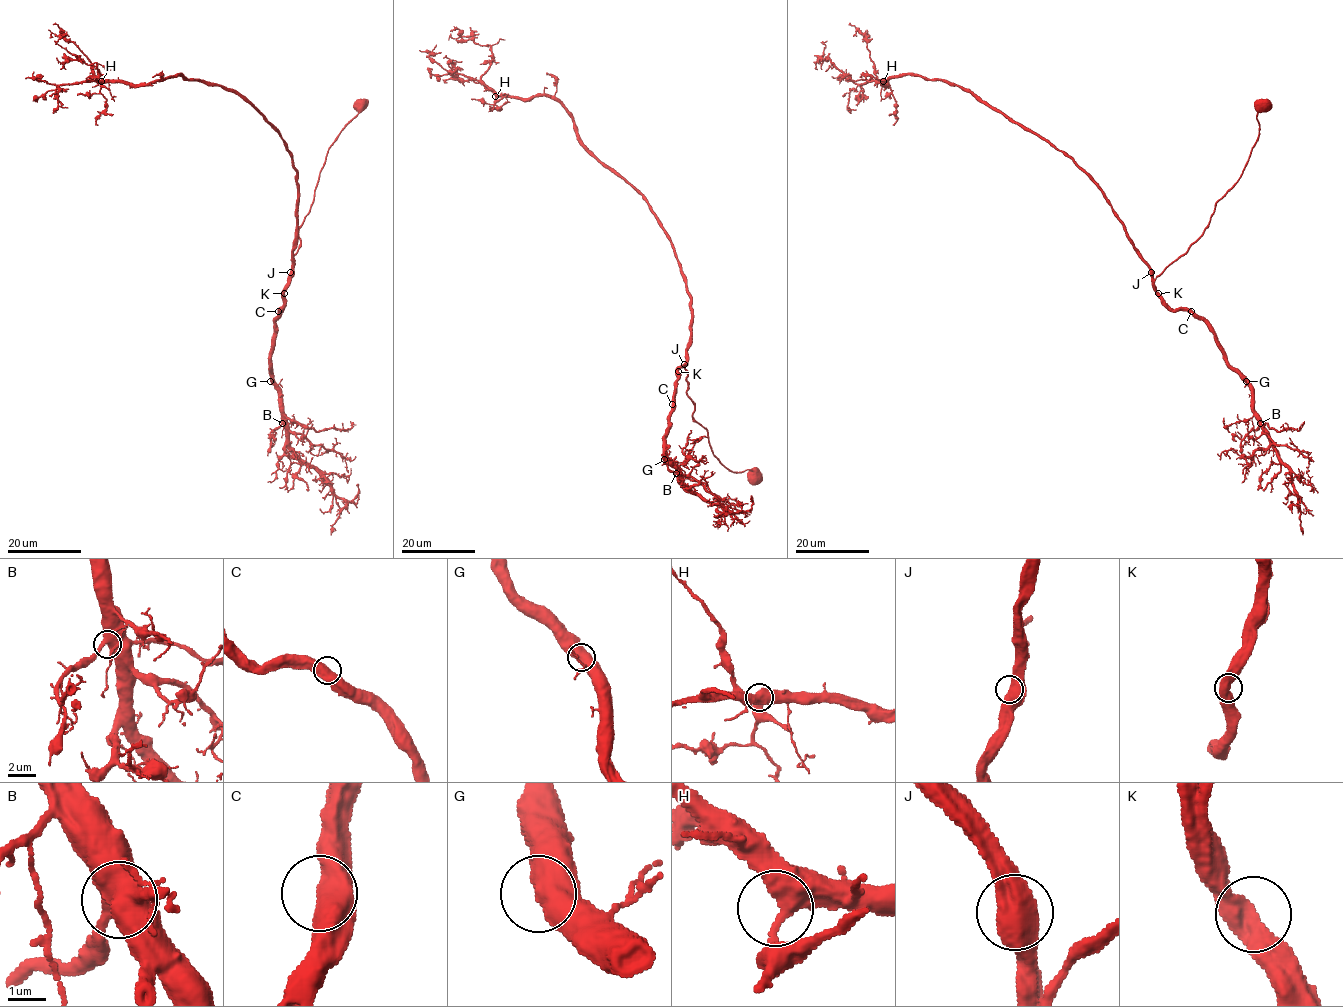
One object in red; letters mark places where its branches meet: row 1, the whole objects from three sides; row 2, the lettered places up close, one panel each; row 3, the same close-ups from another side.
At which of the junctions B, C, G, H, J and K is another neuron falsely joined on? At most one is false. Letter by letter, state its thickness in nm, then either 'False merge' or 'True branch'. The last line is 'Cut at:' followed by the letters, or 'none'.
B: Thickness 550 nm. True branch
C: Thickness 550 nm. True branch
G: Thickness 550 nm. True branch
H: Thickness 480 nm. True branch
J: Thickness 600 nm. True branch
K: Thickness 600 nm. True branch
Cut at: none

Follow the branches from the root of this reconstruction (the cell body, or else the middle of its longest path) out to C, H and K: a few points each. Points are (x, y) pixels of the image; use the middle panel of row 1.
C: (753, 475), (730, 471), (713, 455), (707, 431), (692, 417), (683, 367), (672, 404)
H: (753, 475), (728, 469), (692, 417), (691, 295), (648, 202), (584, 145), (557, 101), (495, 96)
K: (753, 475), (749, 469), (730, 471), (713, 455), (707, 431), (692, 417), (687, 371), (683, 367), (677, 371)

